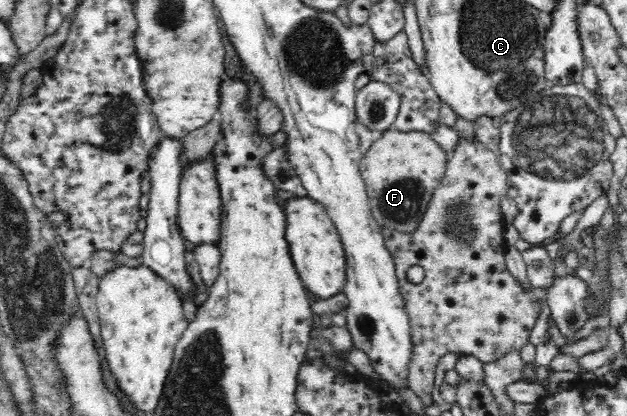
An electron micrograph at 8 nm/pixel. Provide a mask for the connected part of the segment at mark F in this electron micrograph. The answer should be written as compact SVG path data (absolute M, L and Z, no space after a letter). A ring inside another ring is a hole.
M391 128L377 136L359 161L359 171L366 187L368 206L378 225L405 234L419 230L429 210L429 200L444 178L448 161L430 134Z

